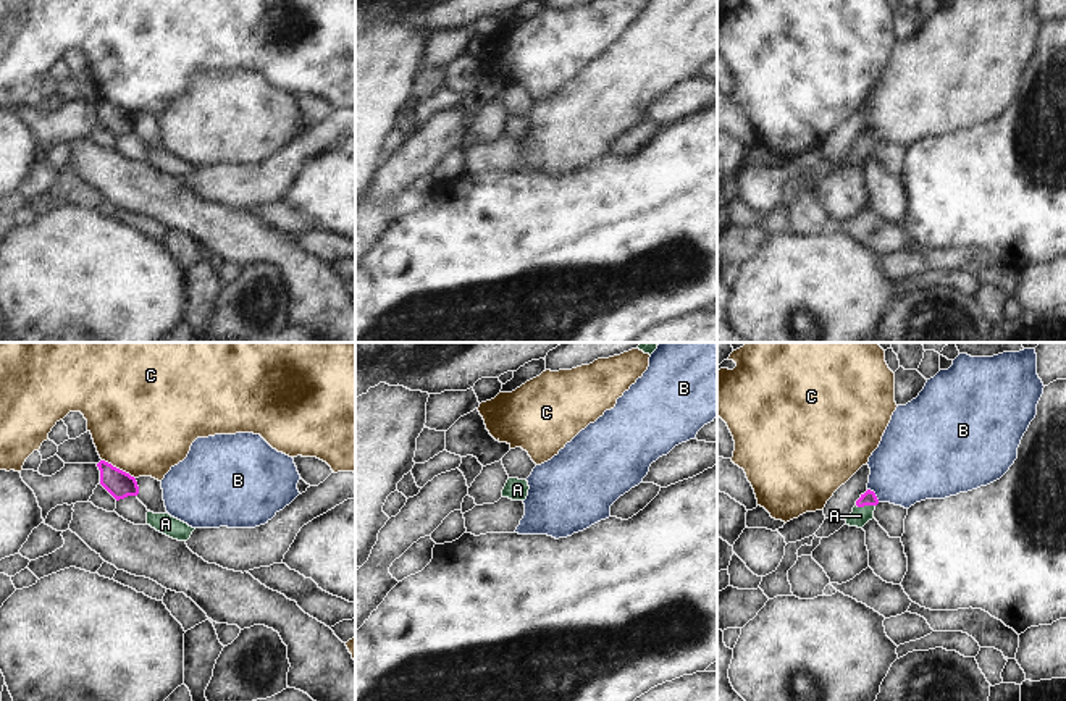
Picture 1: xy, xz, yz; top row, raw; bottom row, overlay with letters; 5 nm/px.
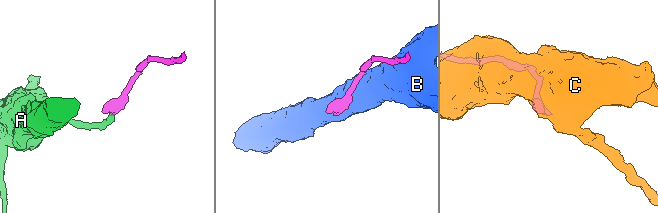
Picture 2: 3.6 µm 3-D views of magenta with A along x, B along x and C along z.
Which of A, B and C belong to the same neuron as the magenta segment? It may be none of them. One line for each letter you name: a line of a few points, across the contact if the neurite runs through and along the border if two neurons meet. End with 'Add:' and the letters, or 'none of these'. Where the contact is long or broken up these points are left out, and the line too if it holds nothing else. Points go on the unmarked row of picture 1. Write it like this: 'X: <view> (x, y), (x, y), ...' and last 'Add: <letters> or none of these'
A: yz (869, 136), (866, 142), (860, 154)
Add: A

